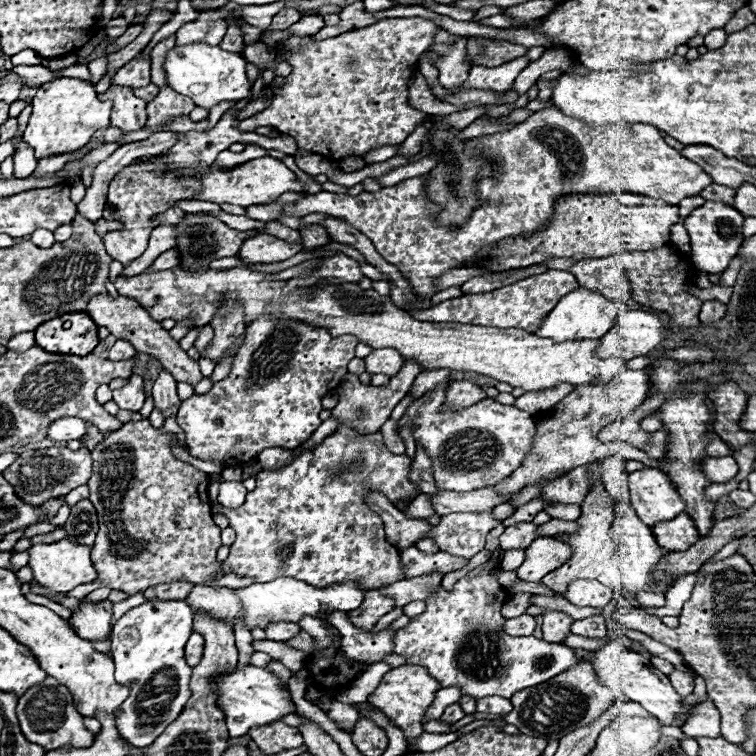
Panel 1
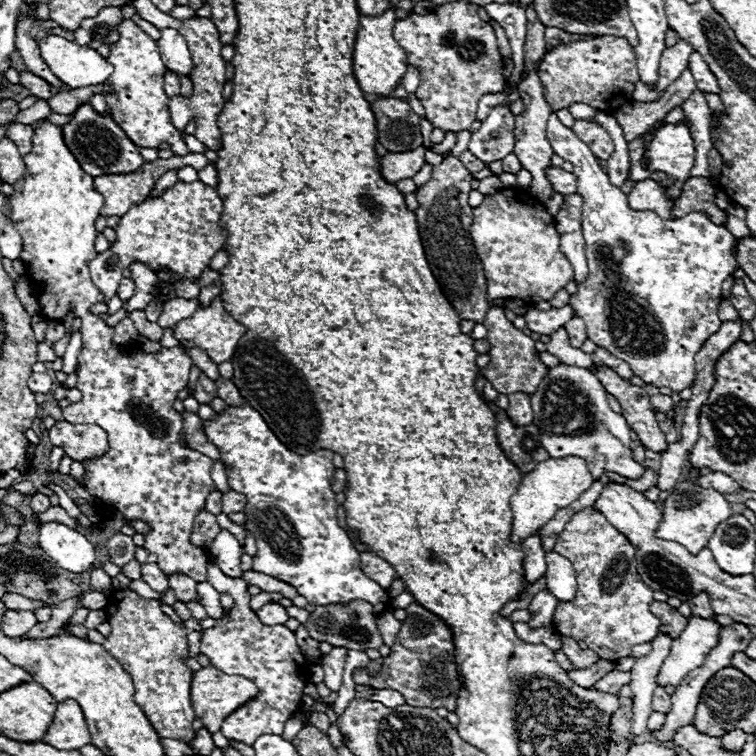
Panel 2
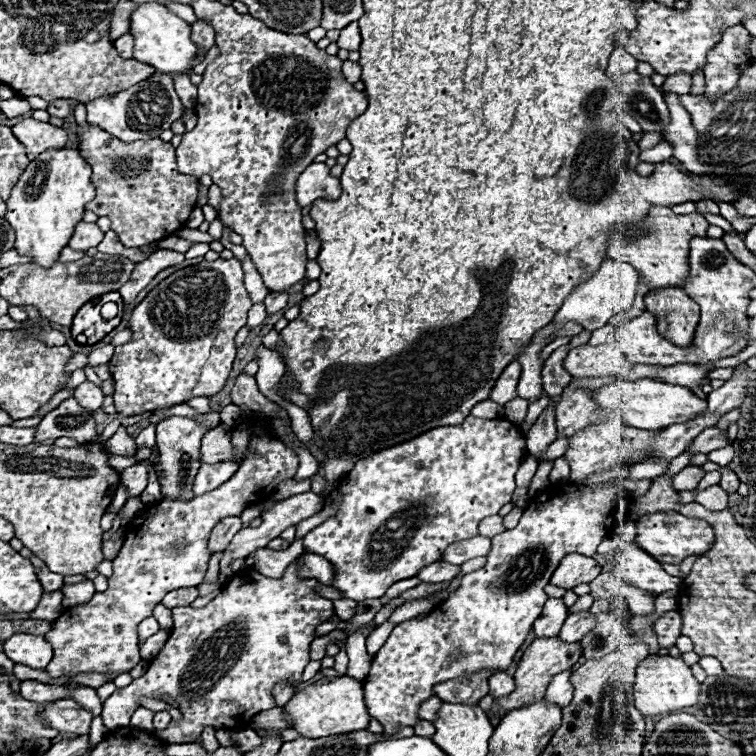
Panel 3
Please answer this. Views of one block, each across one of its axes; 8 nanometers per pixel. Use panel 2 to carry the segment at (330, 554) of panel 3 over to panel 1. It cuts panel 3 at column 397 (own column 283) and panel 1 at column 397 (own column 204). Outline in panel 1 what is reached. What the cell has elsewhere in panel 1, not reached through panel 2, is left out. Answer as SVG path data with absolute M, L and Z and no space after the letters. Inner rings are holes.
M449 383L436 386L422 398L416 398L396 426L400 430L410 422L416 444L422 446L432 460L430 470L440 490L472 492L494 486L518 468L520 460L530 450L536 424L528 412L518 410L516 406L504 406L492 398L456 412L448 410L444 400Z

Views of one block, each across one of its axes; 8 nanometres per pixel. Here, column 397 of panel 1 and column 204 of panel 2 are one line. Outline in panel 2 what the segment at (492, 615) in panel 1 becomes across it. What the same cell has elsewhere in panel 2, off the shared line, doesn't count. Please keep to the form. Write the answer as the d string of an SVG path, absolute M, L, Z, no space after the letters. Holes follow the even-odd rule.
M214 564L208 568L208 582L222 594L234 596L234 606L230 610L230 620L216 620L216 626L204 630L202 634L202 654L212 660L212 666L224 674L238 674L252 680L260 688L260 696L250 700L250 704L238 708L222 722L222 734L228 740L236 740L252 746L264 732L282 734L286 720L290 720L300 710L300 700L304 696L304 686L308 684L308 668L304 654L296 644L296 636L286 626L266 626L250 610L250 596L246 592L248 582L226 578Z

